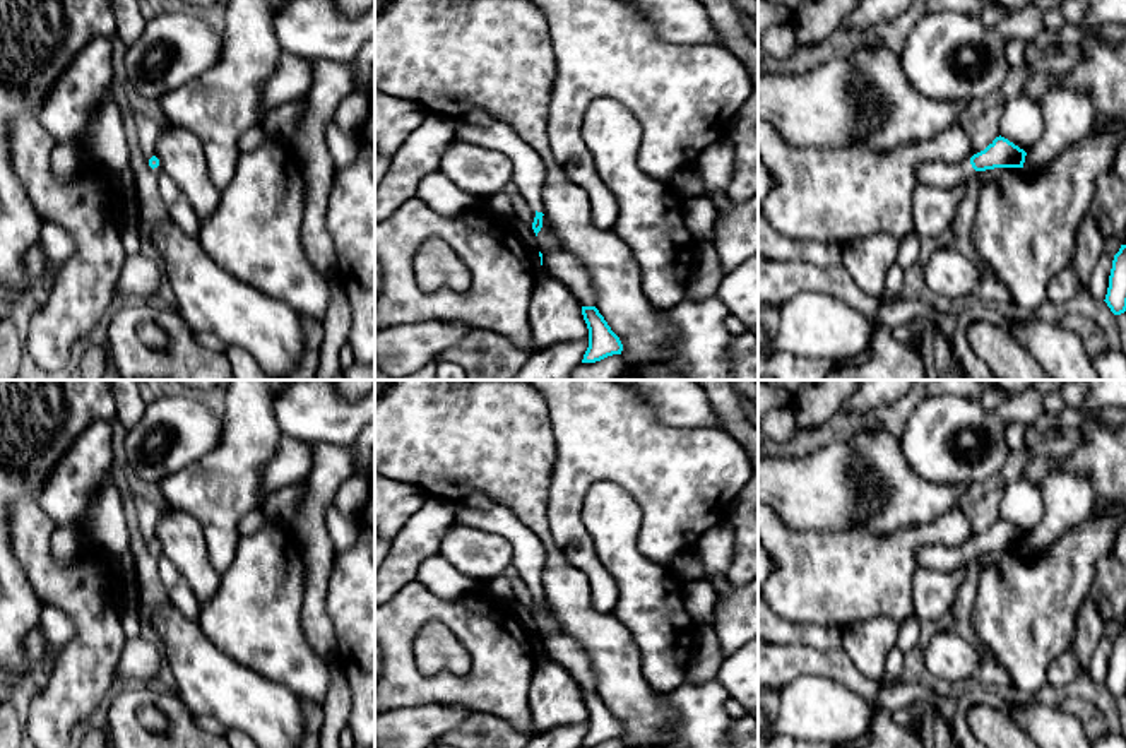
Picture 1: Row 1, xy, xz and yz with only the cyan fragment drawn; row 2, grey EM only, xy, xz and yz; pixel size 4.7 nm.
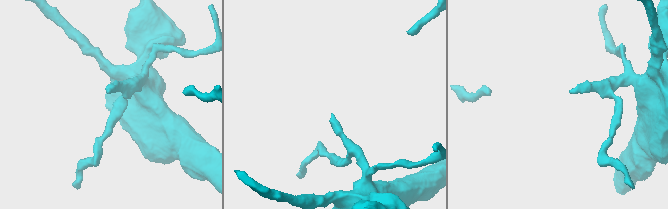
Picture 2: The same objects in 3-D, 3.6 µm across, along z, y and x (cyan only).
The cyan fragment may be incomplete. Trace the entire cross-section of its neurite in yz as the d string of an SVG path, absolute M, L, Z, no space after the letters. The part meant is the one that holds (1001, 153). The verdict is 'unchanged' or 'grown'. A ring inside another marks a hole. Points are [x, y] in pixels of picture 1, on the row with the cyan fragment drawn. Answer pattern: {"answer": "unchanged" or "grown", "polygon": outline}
{"answer": "grown", "polygon": "M996 137L984 151L974 154L969 163L922 163L917 166L917 183L941 190L955 190L969 175L994 168L1023 168L1027 152L1005 137Z"}

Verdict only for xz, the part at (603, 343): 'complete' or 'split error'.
complete

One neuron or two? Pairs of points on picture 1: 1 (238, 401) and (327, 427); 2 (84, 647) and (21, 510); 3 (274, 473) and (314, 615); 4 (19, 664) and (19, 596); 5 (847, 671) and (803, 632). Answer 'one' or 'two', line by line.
1: two
2: one
3: two
4: one
5: two

